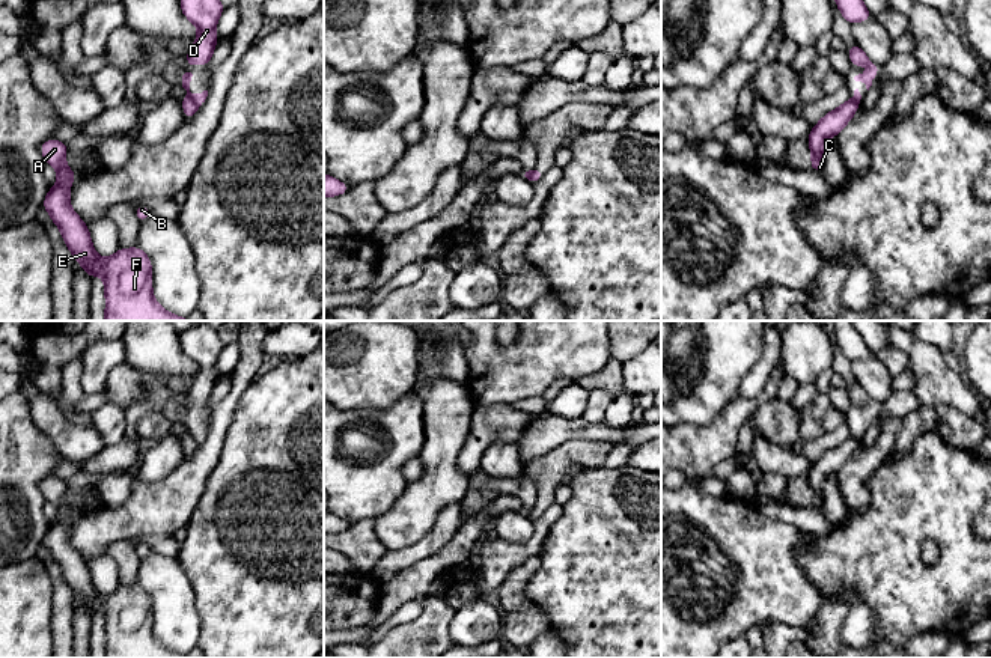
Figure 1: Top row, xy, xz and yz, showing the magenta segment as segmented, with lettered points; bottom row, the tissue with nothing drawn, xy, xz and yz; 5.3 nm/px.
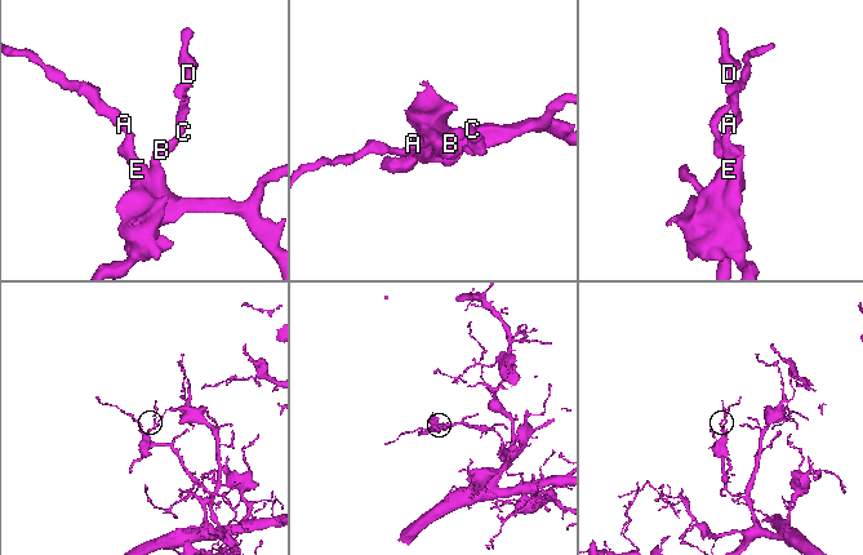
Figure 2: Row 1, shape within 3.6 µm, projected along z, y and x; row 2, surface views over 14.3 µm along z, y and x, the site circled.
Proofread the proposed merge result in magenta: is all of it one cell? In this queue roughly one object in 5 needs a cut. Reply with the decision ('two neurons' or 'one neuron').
two neurons

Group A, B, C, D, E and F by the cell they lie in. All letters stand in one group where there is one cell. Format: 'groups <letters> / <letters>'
groups A B C E F / D

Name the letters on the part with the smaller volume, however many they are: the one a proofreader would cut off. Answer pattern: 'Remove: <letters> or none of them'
Remove: D

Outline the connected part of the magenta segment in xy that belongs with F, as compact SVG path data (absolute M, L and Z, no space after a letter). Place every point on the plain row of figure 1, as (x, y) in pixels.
M47 477L41 482L41 491L47 501L57 506L57 521L50 525L42 544L89 616L96 611L104 614L104 658L190 658L169 650L154 637L152 602L139 583L119 586L107 596L96 592L87 563L69 542L69 524L78 510L66 504L66 482Z

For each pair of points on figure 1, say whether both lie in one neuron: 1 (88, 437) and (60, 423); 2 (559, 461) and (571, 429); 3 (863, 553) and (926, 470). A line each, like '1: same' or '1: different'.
1: same
2: different
3: same

